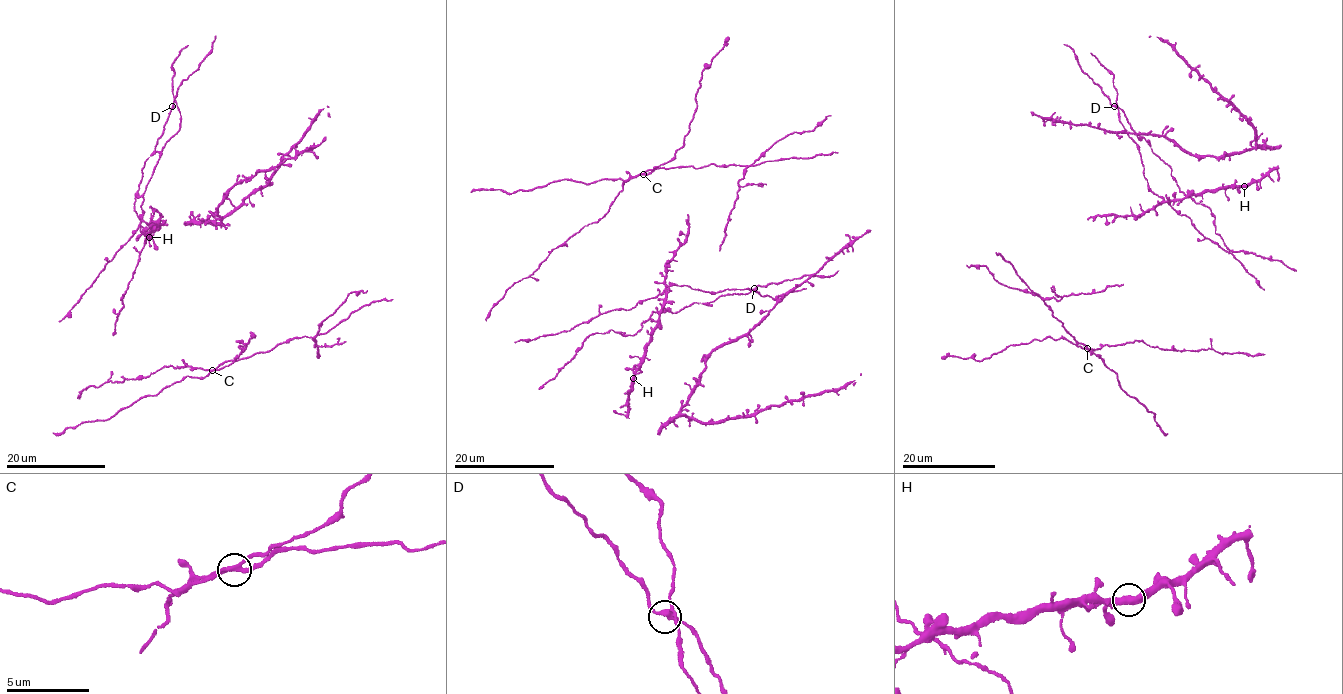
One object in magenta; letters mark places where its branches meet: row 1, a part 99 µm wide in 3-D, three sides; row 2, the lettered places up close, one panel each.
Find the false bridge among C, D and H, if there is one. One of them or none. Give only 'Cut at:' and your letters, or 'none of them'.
Cut at: C

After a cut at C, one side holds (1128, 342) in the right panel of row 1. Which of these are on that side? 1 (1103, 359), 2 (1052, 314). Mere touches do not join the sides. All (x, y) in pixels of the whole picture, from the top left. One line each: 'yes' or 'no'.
1: no
2: no

